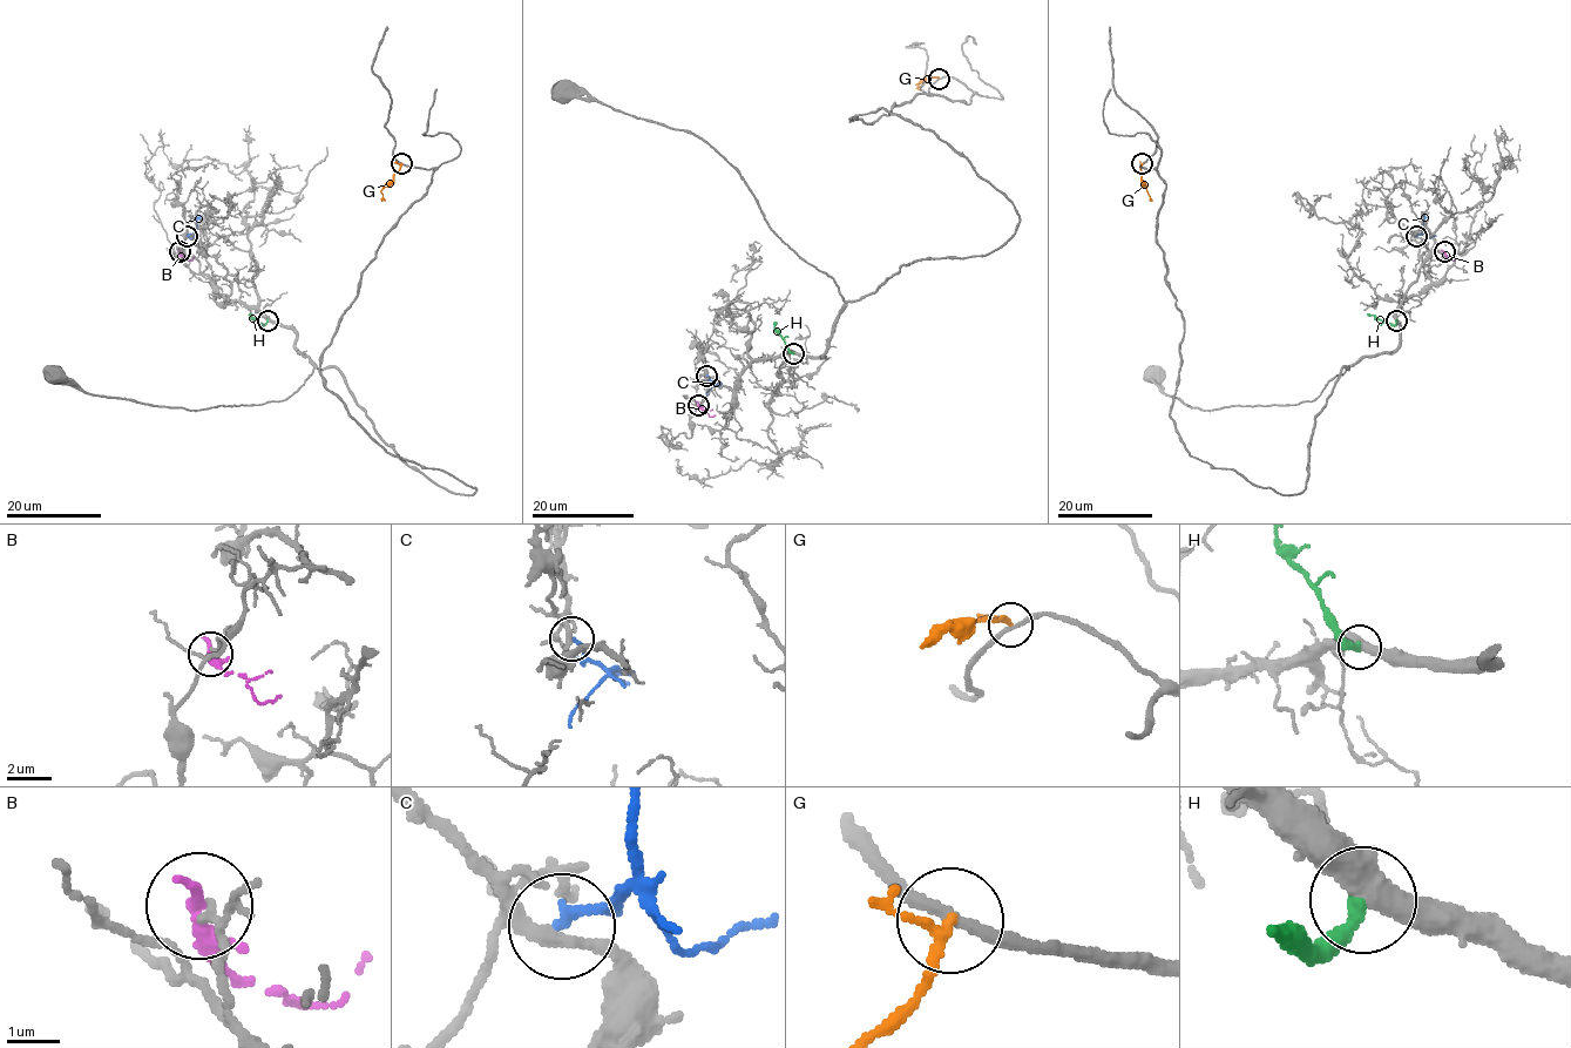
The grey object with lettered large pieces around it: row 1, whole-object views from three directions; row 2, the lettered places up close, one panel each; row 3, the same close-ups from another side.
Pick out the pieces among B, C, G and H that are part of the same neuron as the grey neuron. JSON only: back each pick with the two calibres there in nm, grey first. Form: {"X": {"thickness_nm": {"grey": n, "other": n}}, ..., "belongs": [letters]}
{"C": {"thickness_nm": {"grey": 240, "other": 190}}, "belongs": ["C"]}

